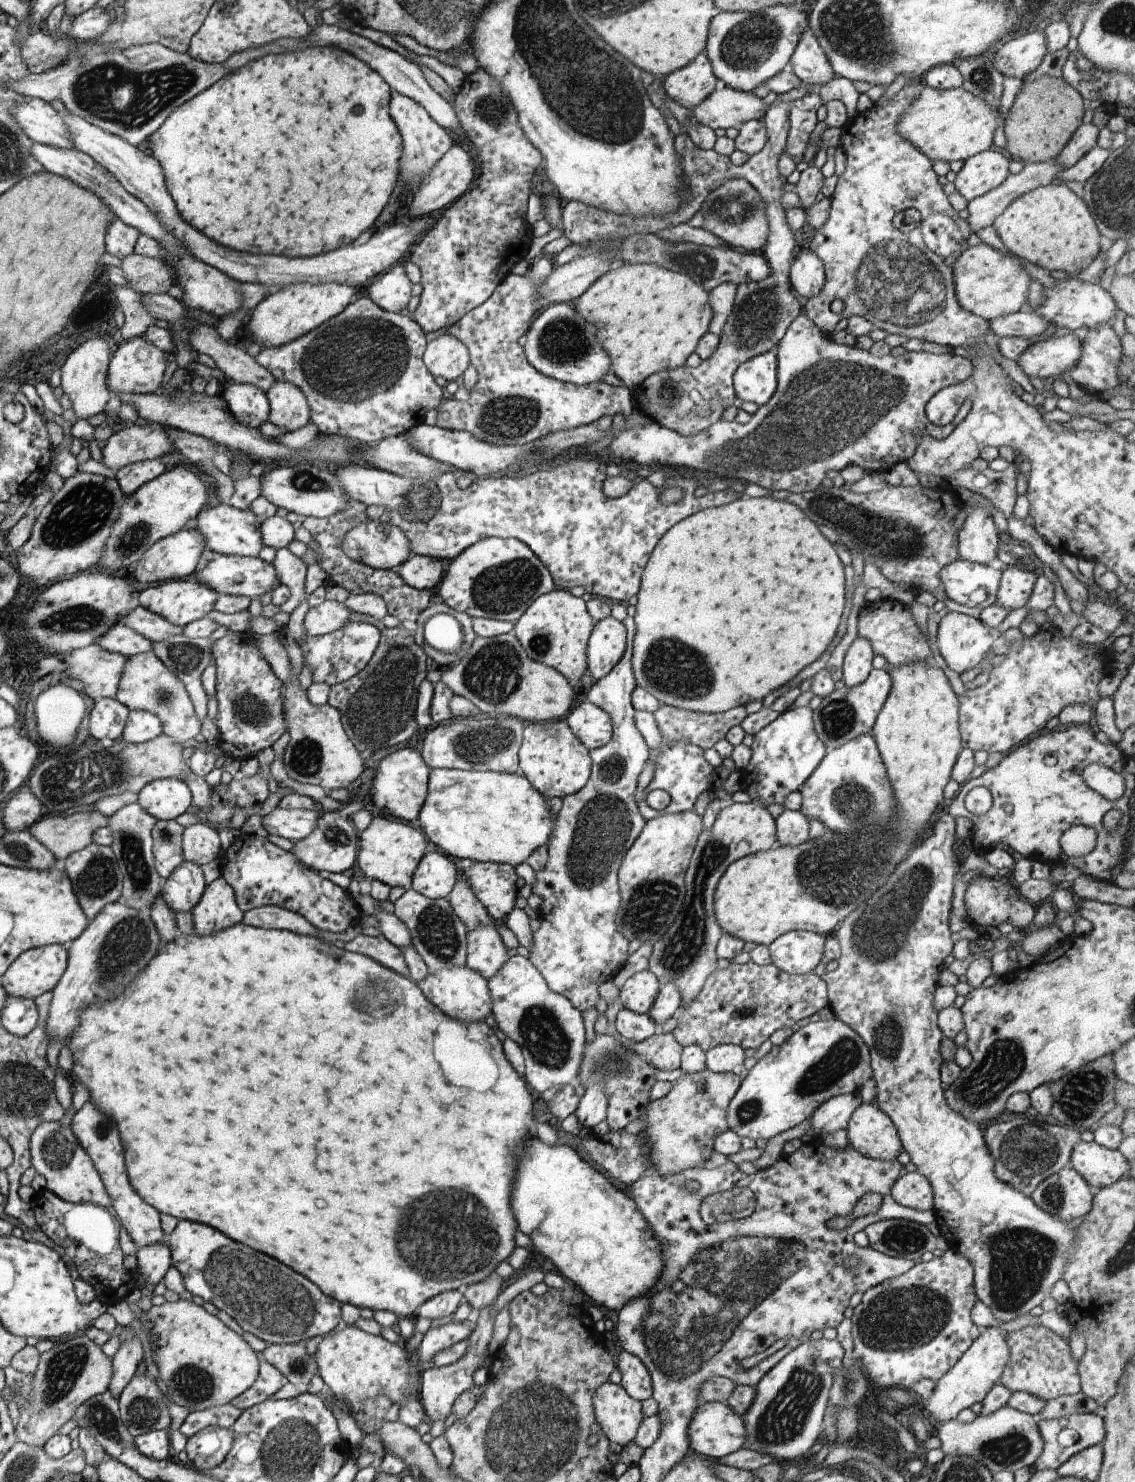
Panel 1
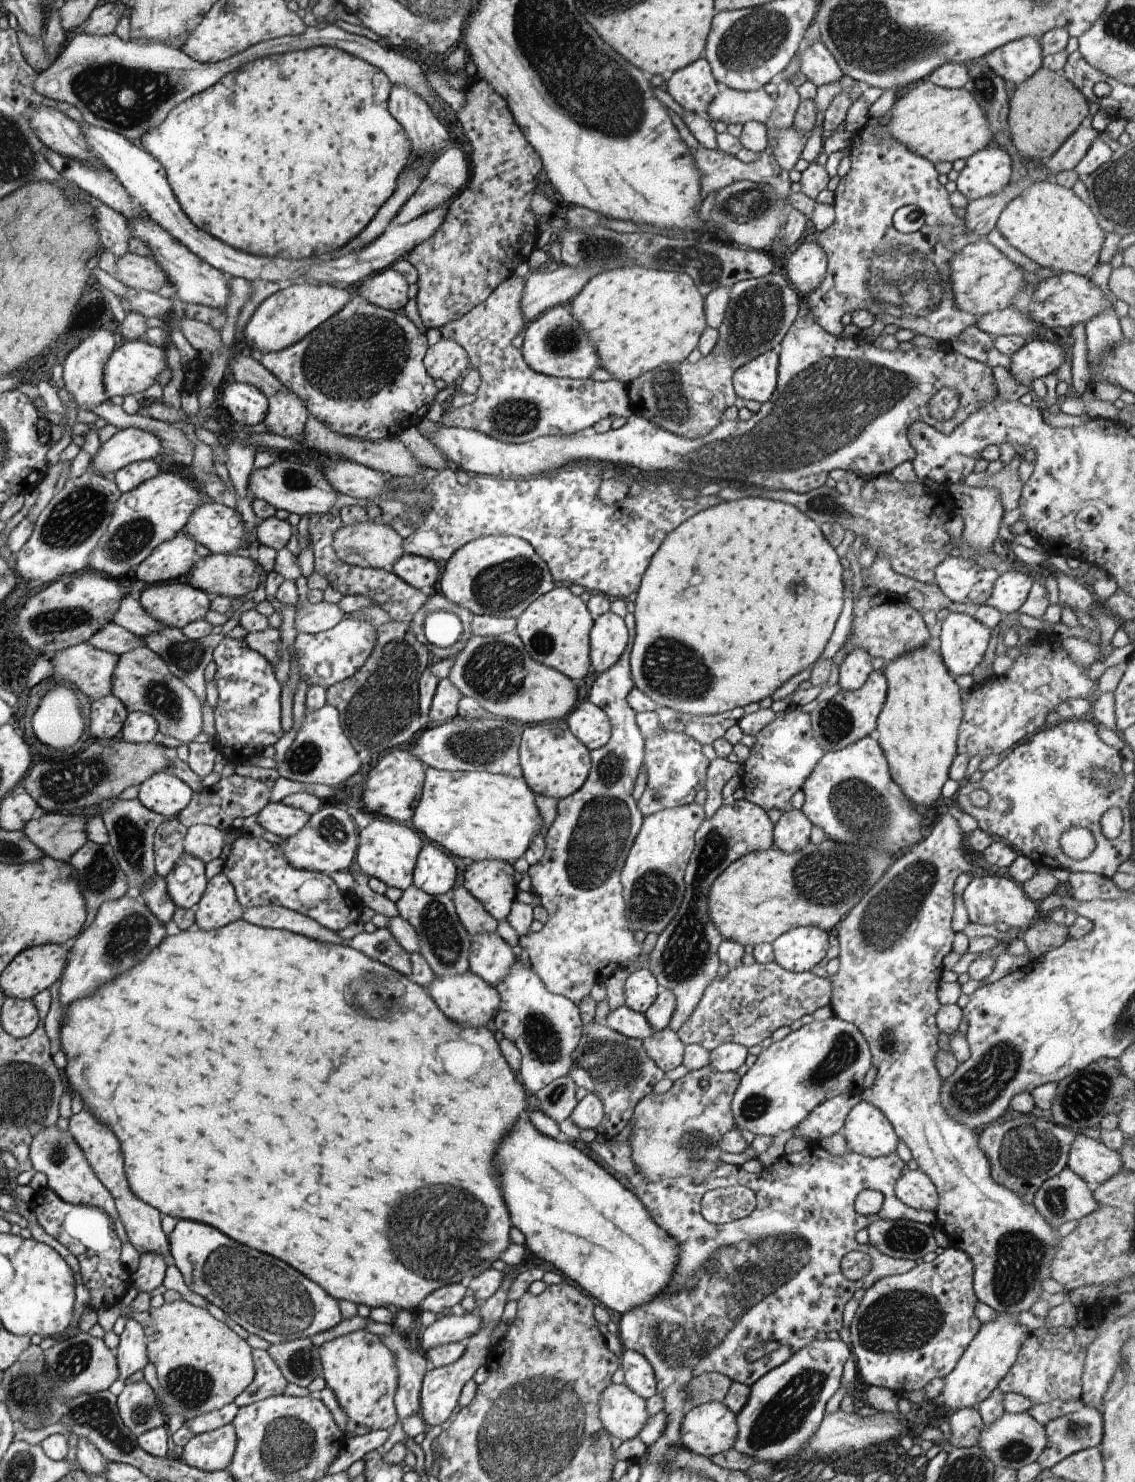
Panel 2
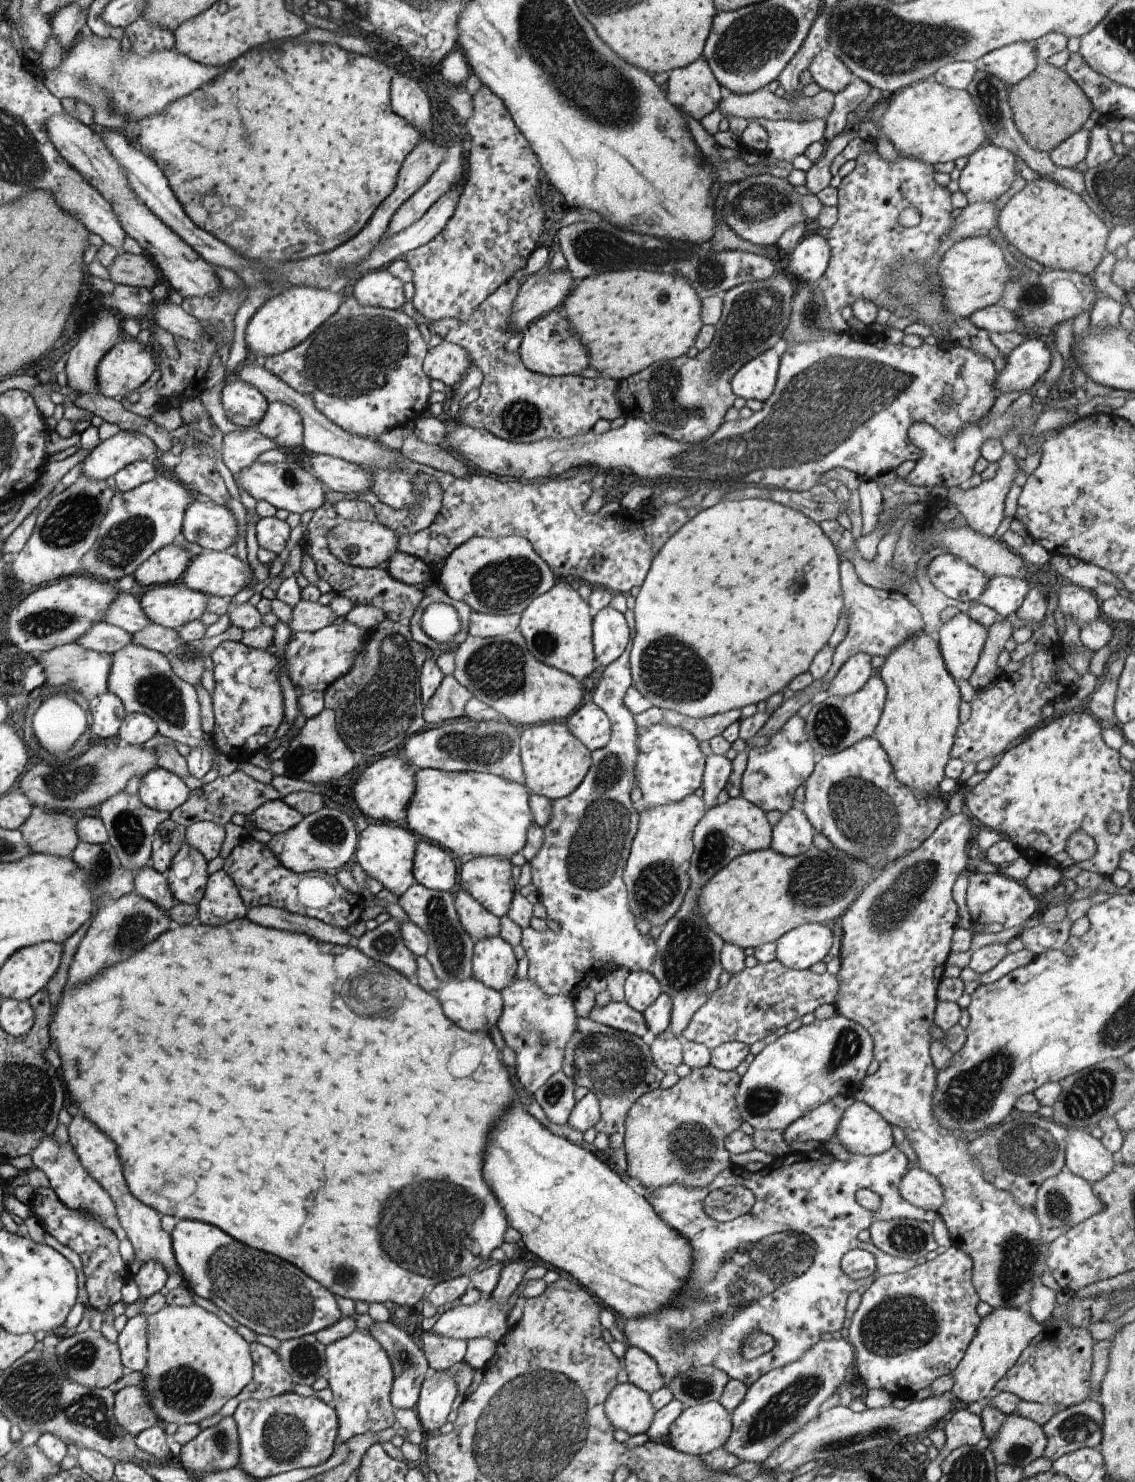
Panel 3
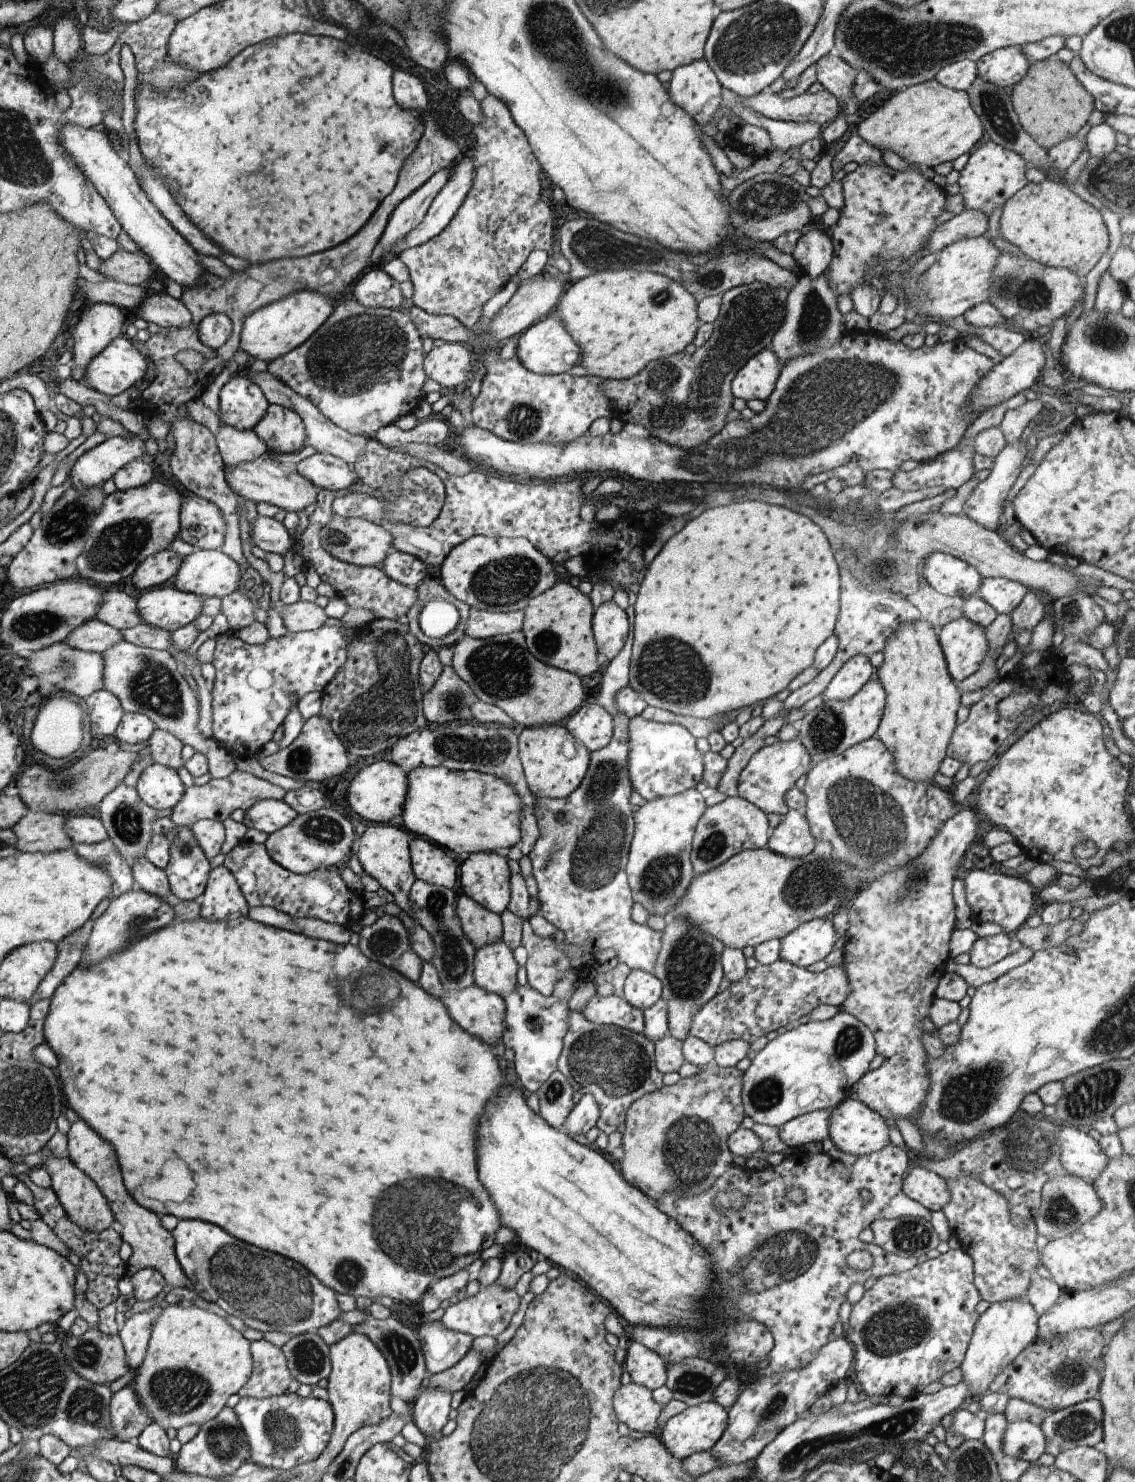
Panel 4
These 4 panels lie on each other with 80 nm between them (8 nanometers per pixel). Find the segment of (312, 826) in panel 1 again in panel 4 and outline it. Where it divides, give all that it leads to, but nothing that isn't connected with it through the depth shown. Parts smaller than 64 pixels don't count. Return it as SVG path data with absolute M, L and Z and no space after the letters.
M264 799L255 802L245 810L242 823L248 829L256 829L267 835L283 829L298 817L298 812L288 803L278 799Z

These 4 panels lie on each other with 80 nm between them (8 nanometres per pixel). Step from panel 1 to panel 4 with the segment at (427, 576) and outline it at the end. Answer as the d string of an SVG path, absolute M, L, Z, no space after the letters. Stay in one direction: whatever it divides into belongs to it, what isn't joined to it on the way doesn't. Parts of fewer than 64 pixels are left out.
M392 549L378 568L382 569L388 578L416 588L419 582L427 578L427 566L419 558Z

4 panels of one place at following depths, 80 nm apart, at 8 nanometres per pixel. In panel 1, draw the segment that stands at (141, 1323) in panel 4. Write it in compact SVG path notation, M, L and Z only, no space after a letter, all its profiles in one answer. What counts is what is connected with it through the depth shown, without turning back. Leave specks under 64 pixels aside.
M130 1325L126 1327L126 1340L119 1346L116 1356L112 1359L114 1373L112 1374L110 1394L118 1400L124 1388L136 1375L138 1365L144 1360L144 1350L136 1330Z

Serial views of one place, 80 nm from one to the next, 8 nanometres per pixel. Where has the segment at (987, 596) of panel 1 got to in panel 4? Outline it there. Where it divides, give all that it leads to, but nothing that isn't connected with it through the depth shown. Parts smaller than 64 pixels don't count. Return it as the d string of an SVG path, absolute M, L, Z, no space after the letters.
M945 552L930 553L924 561L922 574L934 590L958 598L978 593L983 579L965 560Z

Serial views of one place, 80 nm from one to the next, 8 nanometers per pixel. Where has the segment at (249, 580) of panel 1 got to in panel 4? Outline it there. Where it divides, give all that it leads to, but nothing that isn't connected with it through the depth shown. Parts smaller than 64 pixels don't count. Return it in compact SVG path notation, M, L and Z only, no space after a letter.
M200 549L184 559L174 586L201 597L227 597L238 589L243 572L244 566L223 550Z

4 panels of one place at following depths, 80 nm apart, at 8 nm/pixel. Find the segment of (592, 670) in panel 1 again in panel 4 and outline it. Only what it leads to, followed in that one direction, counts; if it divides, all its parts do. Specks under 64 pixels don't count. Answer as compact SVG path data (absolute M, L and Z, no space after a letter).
M614 601L602 603L595 608L592 628L597 652L604 654L606 662L611 661L631 641L632 626L626 611Z

